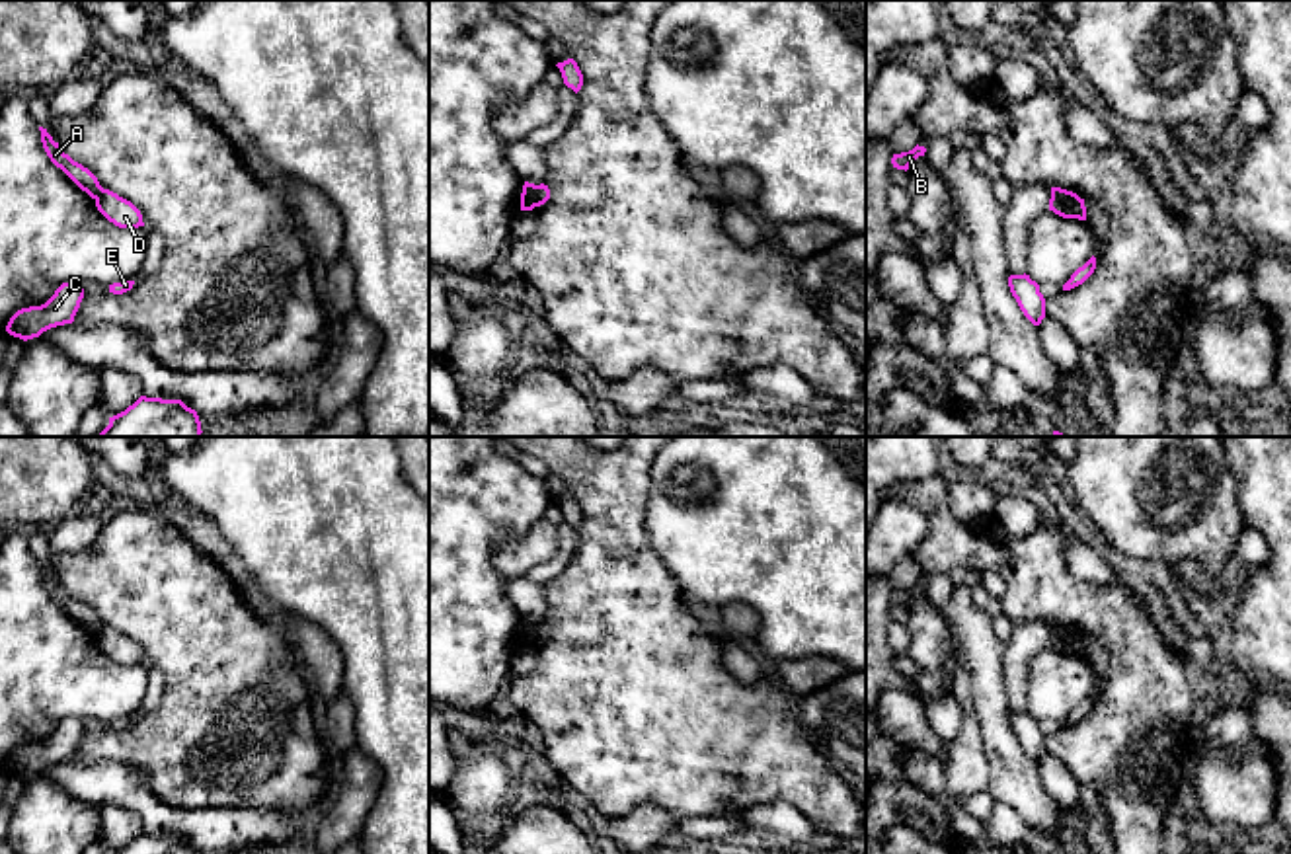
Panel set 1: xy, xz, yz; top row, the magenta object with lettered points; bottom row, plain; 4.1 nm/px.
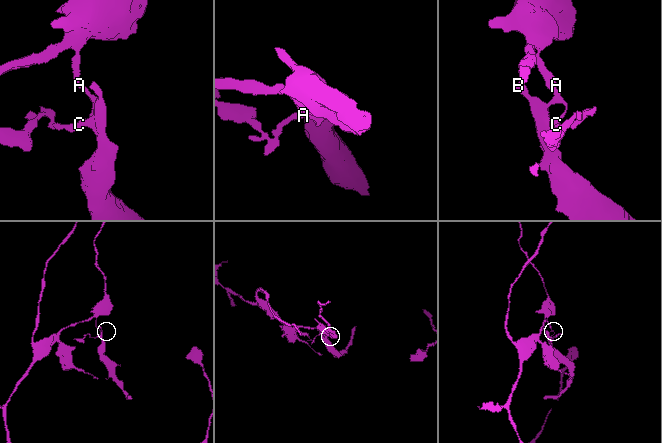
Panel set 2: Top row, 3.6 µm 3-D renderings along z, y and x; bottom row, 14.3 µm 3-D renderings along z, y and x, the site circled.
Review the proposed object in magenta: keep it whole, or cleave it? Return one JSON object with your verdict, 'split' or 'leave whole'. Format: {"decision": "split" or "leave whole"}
{"decision": "split"}

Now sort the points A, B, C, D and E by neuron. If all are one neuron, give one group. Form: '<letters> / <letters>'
A / B C D E

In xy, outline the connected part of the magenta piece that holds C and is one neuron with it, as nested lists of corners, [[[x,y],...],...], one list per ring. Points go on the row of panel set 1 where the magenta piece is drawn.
[[[62,283],[45,304],[18,310],[10,318],[6,331],[27,341],[51,328],[72,324],[82,298],[82,285]]]

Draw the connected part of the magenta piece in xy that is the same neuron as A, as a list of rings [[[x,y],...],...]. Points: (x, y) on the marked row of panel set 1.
[[[39,127],[39,131],[43,148],[51,162],[57,168],[60,168],[82,191],[96,199],[103,189],[98,177],[88,168],[84,168],[82,164],[74,162],[68,154],[64,154],[59,142],[55,142],[53,136],[47,133],[47,129]]]

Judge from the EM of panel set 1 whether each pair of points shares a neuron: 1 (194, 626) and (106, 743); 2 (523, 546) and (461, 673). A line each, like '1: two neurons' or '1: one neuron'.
1: one neuron
2: two neurons

